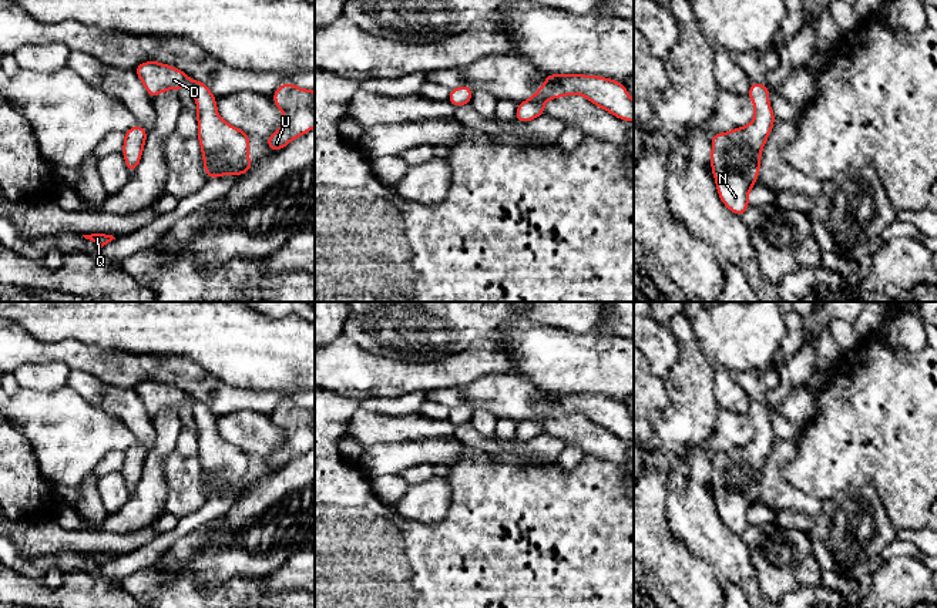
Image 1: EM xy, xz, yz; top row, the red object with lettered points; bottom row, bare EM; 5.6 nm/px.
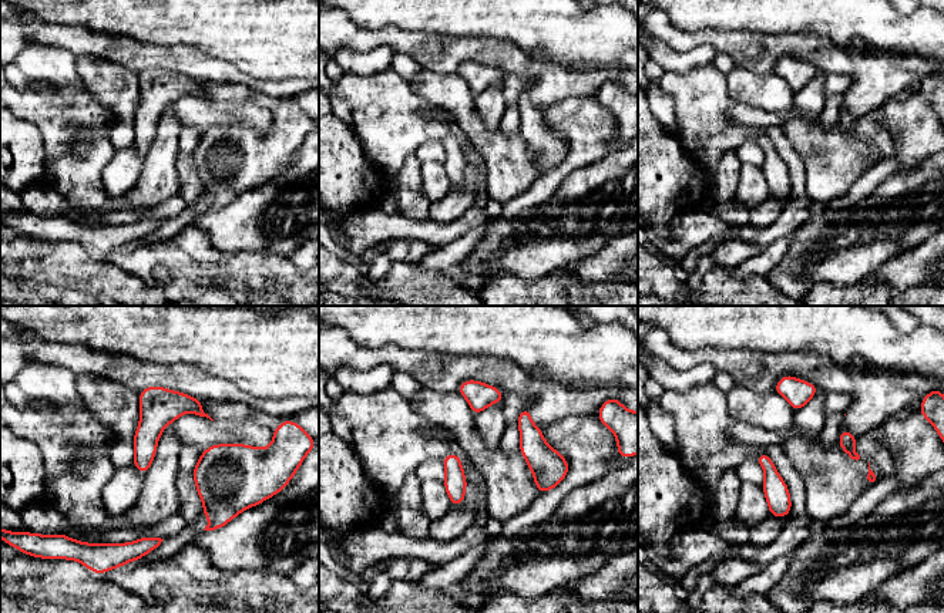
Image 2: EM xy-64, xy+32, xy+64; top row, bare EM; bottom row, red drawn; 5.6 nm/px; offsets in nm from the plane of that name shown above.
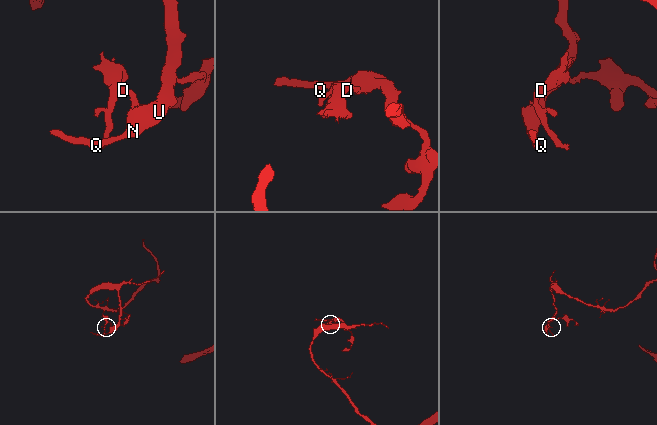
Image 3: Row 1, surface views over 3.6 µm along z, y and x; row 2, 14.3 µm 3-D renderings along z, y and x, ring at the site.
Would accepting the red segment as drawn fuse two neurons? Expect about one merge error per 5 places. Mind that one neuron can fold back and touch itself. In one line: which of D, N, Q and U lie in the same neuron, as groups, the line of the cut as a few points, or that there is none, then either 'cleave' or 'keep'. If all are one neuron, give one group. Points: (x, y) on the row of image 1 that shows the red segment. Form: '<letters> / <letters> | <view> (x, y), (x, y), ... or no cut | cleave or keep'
D N Q U | no cut | keep

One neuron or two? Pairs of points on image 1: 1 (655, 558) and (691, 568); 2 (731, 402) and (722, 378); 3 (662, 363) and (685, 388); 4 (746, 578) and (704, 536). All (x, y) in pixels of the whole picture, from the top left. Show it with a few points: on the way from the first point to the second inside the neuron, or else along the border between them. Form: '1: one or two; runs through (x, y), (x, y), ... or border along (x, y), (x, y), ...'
1: one; runs through (664, 558), (682, 568)
2: one; runs through (731, 396), (725, 383)
3: two; border along (675, 339), (678, 360), (664, 379)
4: one; runs through (736, 568), (714, 546)

